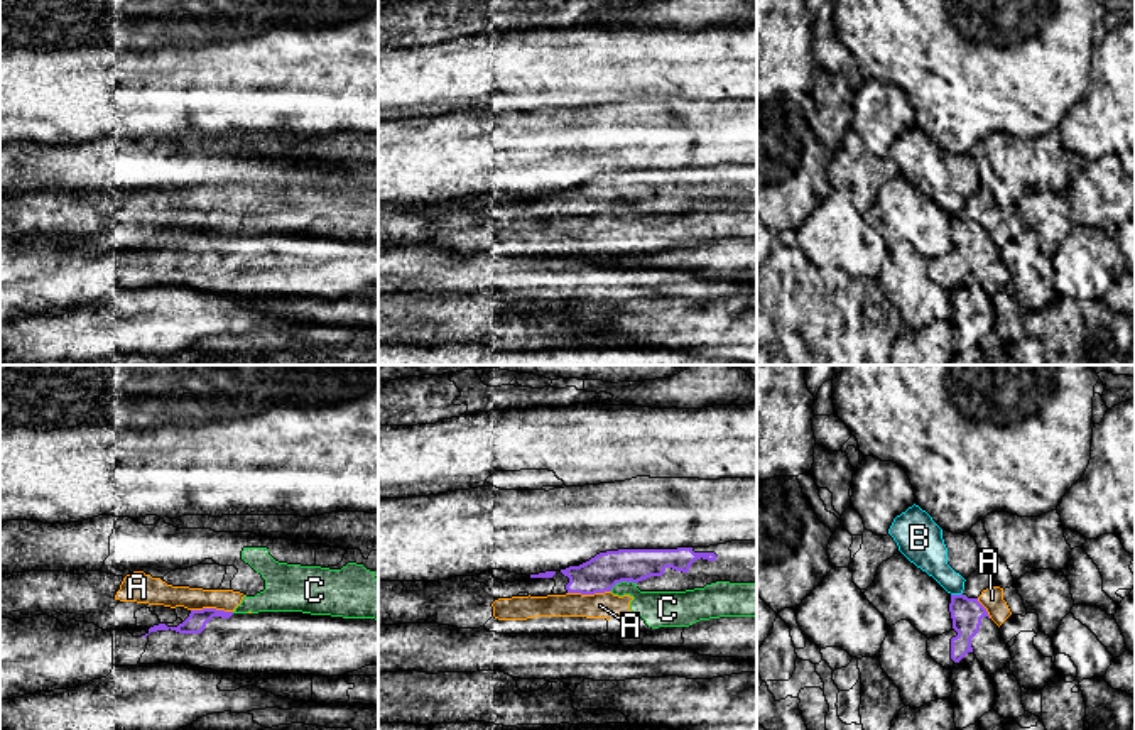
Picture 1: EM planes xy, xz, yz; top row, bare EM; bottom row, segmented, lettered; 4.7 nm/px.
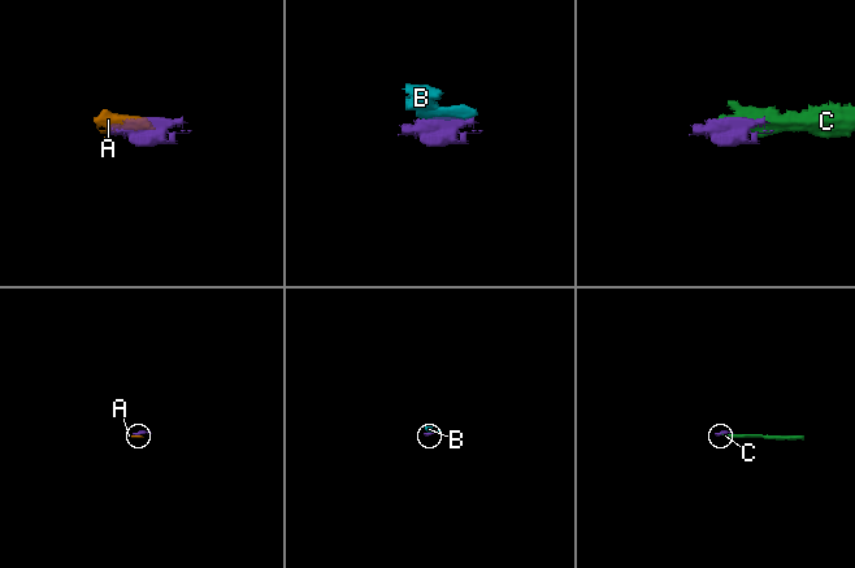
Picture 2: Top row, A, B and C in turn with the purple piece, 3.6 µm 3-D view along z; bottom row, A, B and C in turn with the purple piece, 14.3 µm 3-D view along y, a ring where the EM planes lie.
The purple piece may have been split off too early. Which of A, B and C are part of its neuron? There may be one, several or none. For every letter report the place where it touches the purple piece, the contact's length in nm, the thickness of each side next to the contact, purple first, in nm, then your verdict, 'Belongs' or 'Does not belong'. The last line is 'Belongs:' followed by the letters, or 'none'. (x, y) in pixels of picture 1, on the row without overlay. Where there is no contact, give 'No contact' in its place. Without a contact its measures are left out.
A: Touches purple at xz (588, 215). Shared border 200 nm. Thickness 170 nm (purple) against 130 nm. Does not belong
B: Touches purple at yz (956, 217). Shared border 60 nm. Thickness 150 nm (purple) against 180 nm. Does not belong
C: Touches purple at xz (622, 201). Shared border 130 nm. Thickness 170 nm (purple) against 180 nm. Does not belong
Belongs: none

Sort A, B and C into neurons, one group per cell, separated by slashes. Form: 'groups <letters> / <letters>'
groups A C / B

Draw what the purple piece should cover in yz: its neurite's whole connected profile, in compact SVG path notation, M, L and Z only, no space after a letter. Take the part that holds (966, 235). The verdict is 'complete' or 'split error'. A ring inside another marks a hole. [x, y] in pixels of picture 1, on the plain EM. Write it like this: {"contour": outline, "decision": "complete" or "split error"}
{"contour": "M951 216L953 250L927 262L929 277L946 291L980 282L991 297L1010 289L1010 269L978 220Z", "decision": "split error"}

